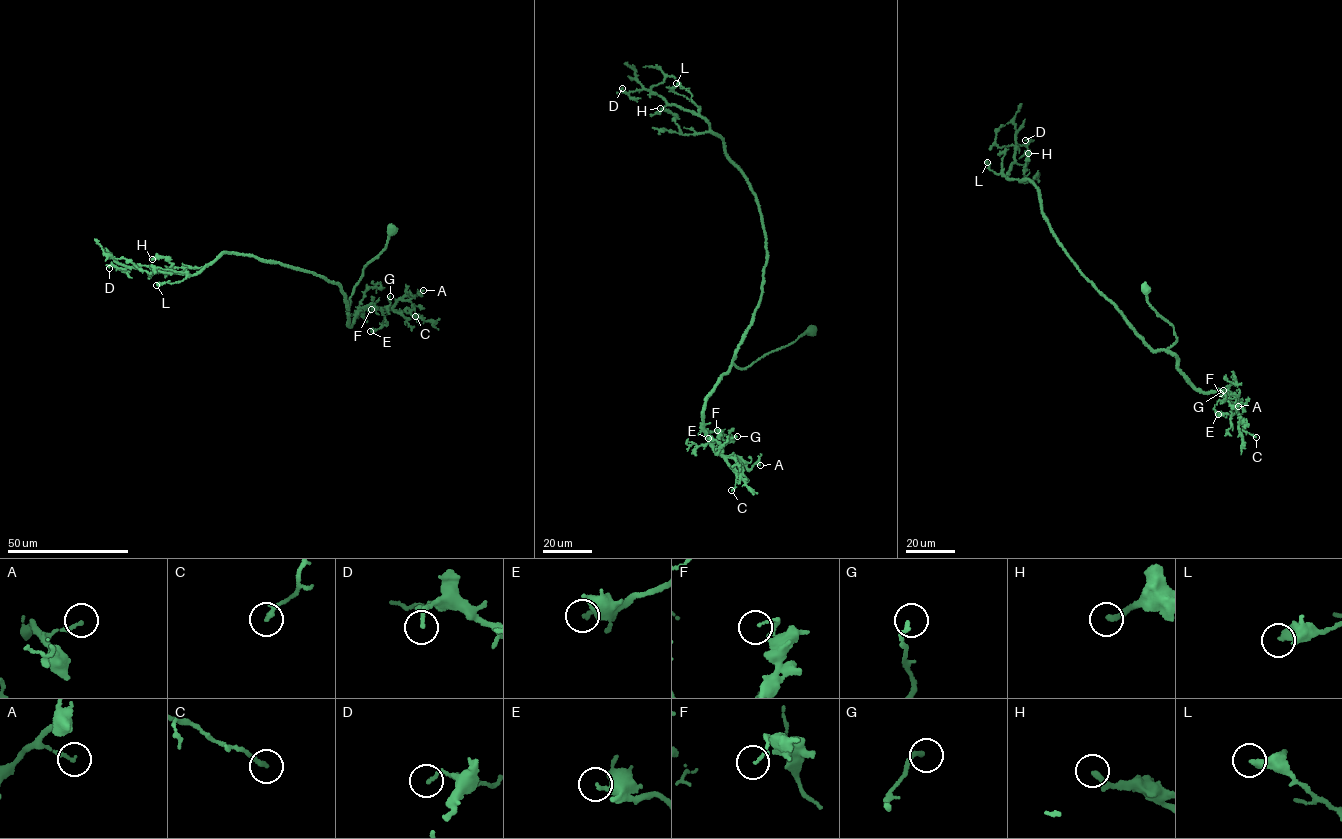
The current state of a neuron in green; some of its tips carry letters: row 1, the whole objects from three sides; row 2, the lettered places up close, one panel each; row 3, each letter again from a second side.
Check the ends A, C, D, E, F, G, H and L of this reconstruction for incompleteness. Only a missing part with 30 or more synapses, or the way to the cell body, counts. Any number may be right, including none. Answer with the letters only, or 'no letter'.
no letter

